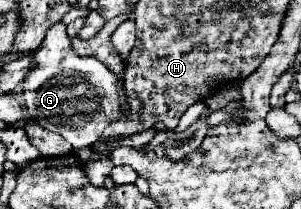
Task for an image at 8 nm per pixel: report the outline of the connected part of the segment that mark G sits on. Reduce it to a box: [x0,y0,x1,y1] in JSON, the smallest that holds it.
[22,23,126,149]

